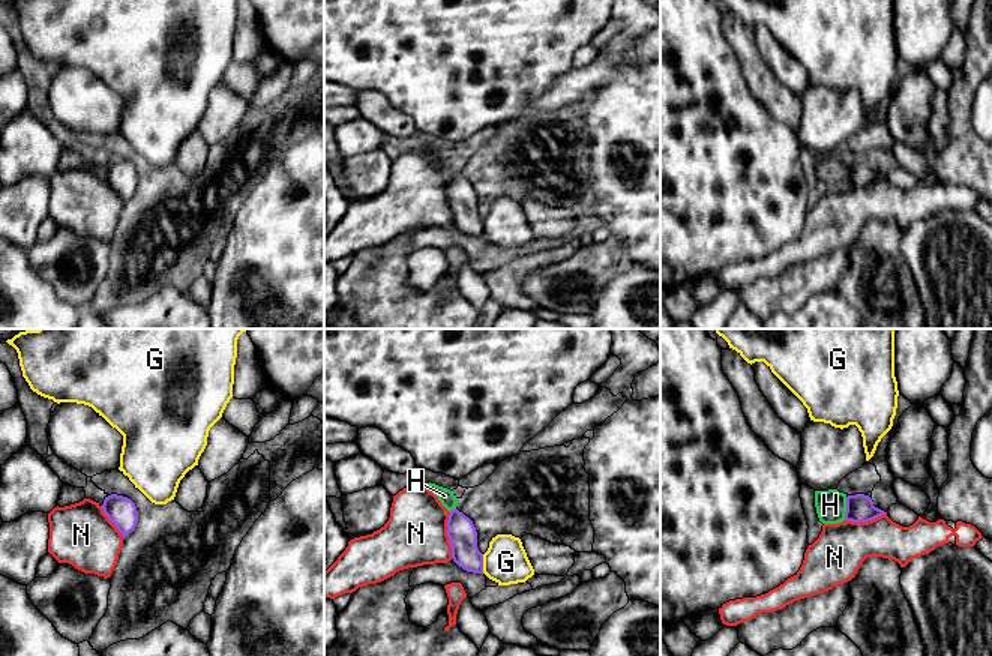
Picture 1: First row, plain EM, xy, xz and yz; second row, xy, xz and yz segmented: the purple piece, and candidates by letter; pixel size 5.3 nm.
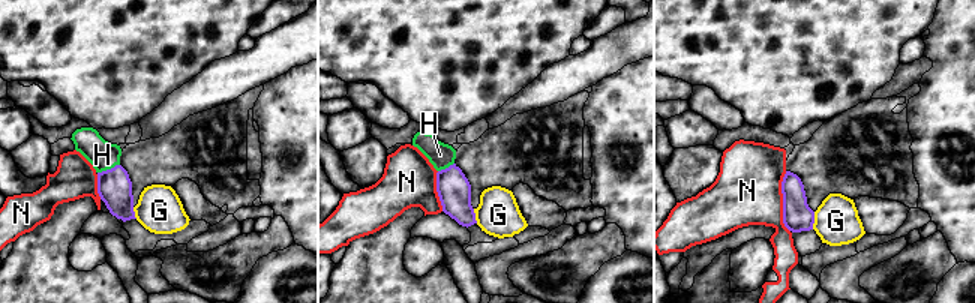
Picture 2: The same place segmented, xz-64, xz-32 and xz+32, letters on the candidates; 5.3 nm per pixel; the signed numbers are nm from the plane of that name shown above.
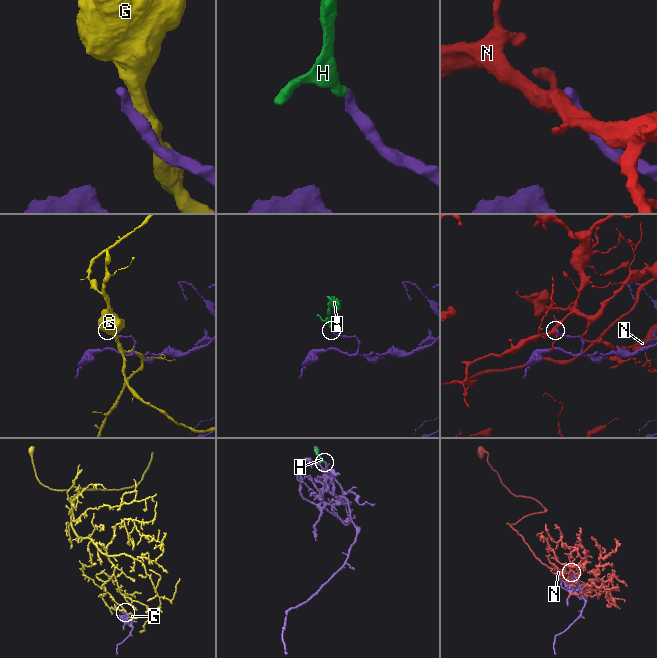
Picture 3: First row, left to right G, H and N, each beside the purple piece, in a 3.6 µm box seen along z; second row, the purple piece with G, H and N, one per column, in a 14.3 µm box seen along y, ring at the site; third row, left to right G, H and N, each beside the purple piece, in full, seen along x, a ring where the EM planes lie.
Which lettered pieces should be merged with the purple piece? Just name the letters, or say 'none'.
H

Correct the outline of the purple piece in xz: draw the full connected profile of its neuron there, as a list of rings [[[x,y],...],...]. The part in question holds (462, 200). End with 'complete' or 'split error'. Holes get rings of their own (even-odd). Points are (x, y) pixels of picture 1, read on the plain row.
[[[431,146],[425,152],[432,155],[450,176],[447,200],[453,225],[467,236],[483,237],[483,218],[477,212],[477,195],[473,185],[456,173],[459,162],[453,155]]] | split error

